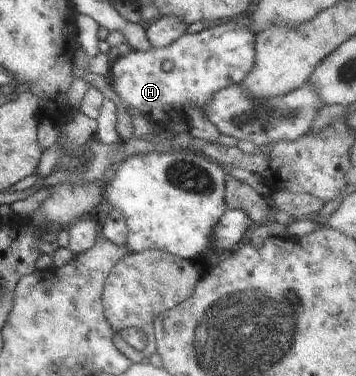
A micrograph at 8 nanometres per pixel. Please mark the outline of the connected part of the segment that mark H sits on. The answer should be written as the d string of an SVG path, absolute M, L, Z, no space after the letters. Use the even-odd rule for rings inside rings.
M233 18L197 33L185 33L163 48L151 46L142 51L128 47L122 53L110 64L109 76L118 98L116 104L126 116L126 127L132 124L126 110L131 109L151 124L171 128L173 124L187 124L188 105L198 109L207 120L213 94L228 84L241 83L247 78L256 57L256 32L247 21ZM163 60L171 60L173 70L163 70Z

